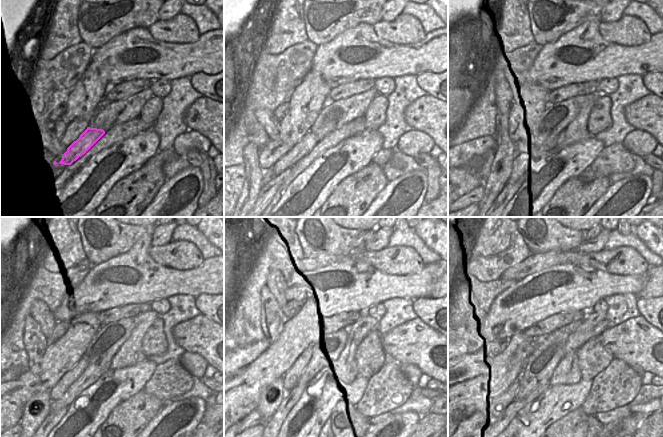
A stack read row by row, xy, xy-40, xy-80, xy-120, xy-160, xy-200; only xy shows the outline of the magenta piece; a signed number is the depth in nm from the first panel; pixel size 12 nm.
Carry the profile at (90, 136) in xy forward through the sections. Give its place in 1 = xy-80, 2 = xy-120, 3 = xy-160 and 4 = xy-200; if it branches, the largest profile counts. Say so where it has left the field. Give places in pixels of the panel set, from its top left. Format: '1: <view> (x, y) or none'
1: xy-80 (516, 155)
2: xy-120 (68, 379)
3: xy-160 (291, 378)
4: xy-200 (518, 378)

